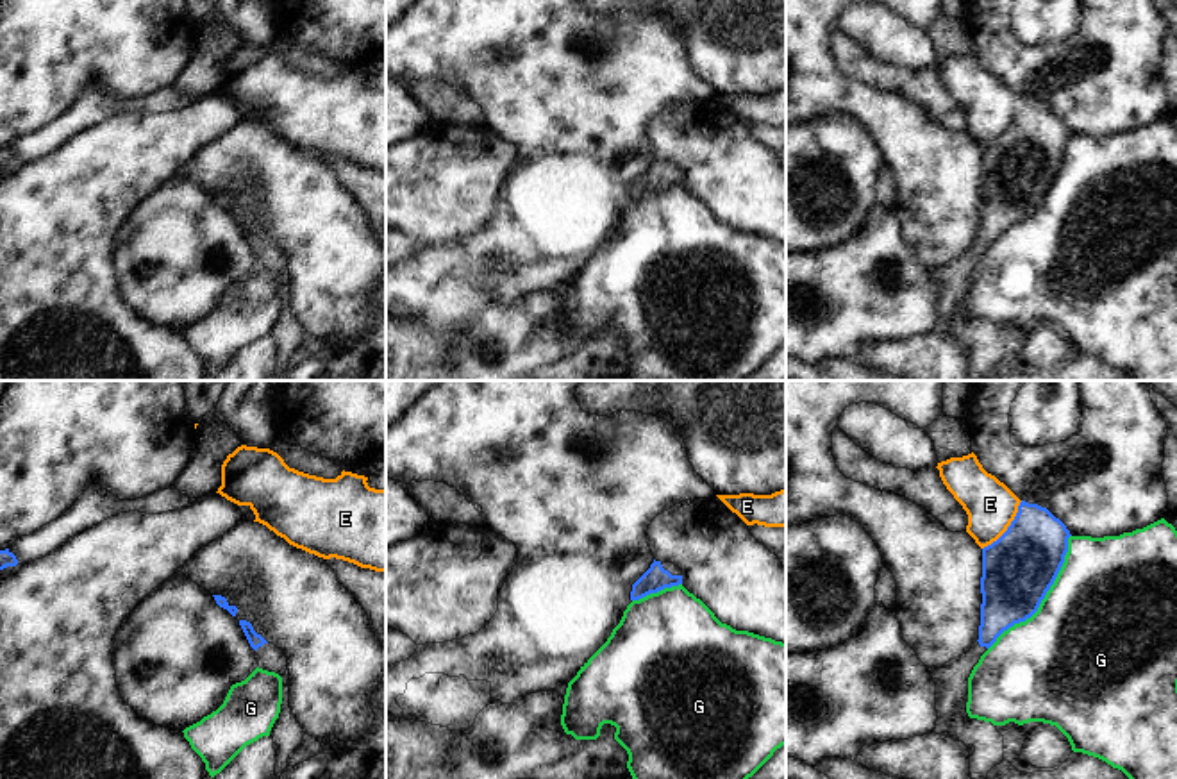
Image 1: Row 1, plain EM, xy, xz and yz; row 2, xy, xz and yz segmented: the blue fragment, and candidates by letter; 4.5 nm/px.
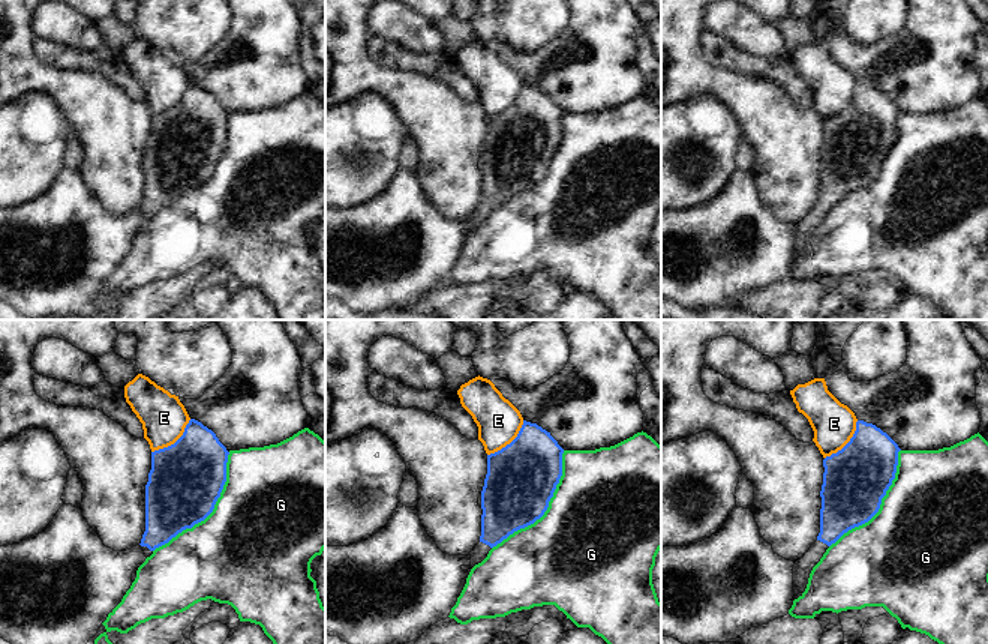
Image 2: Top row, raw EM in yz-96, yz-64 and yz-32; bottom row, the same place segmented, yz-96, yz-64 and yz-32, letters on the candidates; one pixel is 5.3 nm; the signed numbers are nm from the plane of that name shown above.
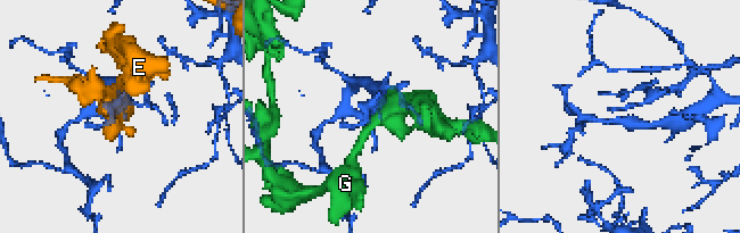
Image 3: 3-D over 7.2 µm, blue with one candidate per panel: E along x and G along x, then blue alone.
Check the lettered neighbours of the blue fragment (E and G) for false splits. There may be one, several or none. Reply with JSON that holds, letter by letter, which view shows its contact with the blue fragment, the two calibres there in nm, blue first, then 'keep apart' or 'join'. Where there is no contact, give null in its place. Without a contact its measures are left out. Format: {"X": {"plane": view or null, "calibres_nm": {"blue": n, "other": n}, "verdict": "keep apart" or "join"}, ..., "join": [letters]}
{"E": {"plane": "yz", "calibres_nm": {"blue": 320, "other": 220}, "verdict": "keep apart"}, "G": {"plane": "yz", "calibres_nm": {"blue": 320, "other": 500}, "verdict": "keep apart"}, "join": []}

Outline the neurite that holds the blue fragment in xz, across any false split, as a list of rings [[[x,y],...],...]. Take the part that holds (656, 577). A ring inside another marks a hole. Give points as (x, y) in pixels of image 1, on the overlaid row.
[[[654,559],[650,568],[632,584],[630,600],[639,600],[650,593],[679,584],[682,584],[682,570],[673,563]]]

